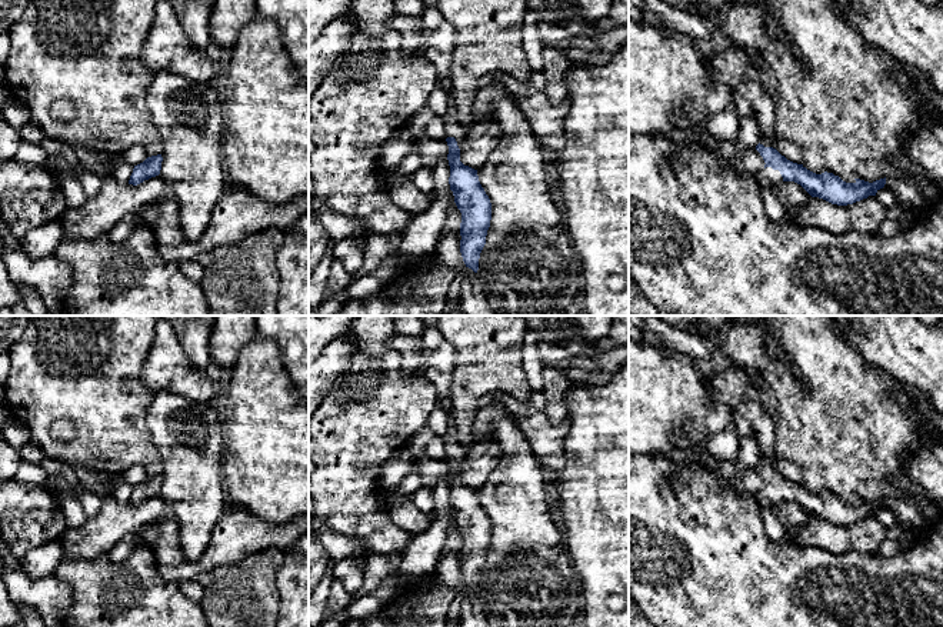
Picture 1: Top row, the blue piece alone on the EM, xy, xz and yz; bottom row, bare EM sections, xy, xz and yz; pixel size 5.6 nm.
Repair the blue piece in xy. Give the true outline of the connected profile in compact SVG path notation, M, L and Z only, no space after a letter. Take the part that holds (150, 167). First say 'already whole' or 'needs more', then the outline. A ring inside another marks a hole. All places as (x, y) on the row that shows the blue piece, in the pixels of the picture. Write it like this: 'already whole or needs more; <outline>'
already whole; M157 154L147 157L143 163L134 166L129 184L137 186L144 180L159 176L161 170L161 161L161 154Z

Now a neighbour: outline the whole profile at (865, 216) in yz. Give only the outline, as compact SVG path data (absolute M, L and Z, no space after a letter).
M869 196L847 206L832 204L812 197L809 203L790 211L793 223L800 227L817 227L834 234L859 233L874 234L889 219L886 209L876 196Z

